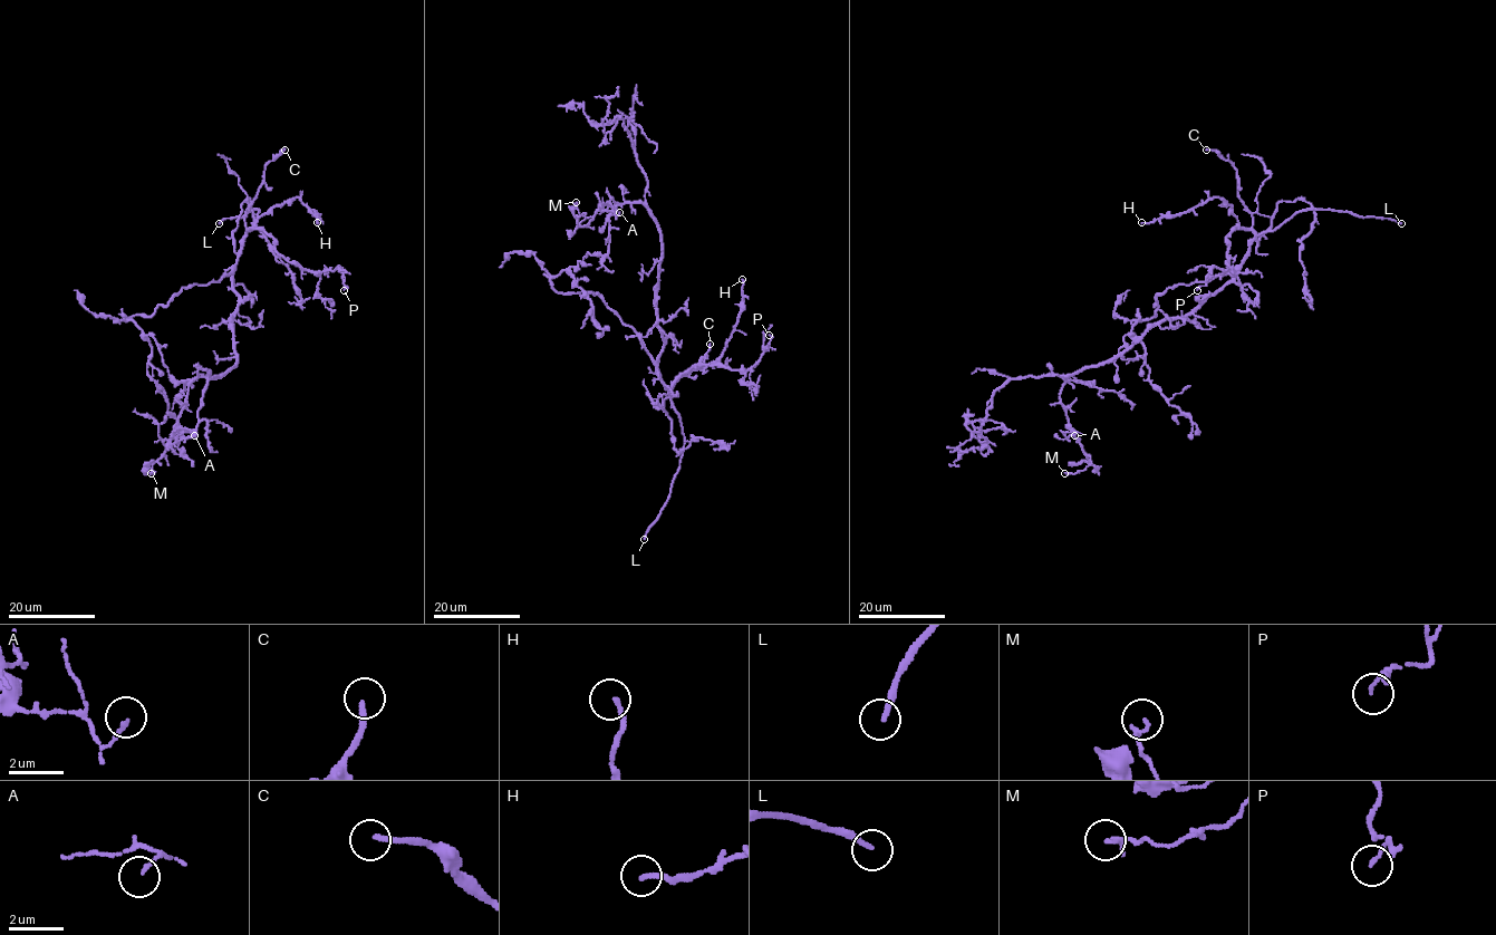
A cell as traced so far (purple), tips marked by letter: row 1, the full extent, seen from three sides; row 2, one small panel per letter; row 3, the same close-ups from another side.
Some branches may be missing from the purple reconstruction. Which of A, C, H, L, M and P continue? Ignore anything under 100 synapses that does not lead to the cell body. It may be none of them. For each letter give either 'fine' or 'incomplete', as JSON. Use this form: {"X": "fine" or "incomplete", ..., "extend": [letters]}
{"A": "fine", "C": "fine", "H": "fine", "L": "incomplete", "M": "fine", "P": "fine", "extend": ["L"]}

